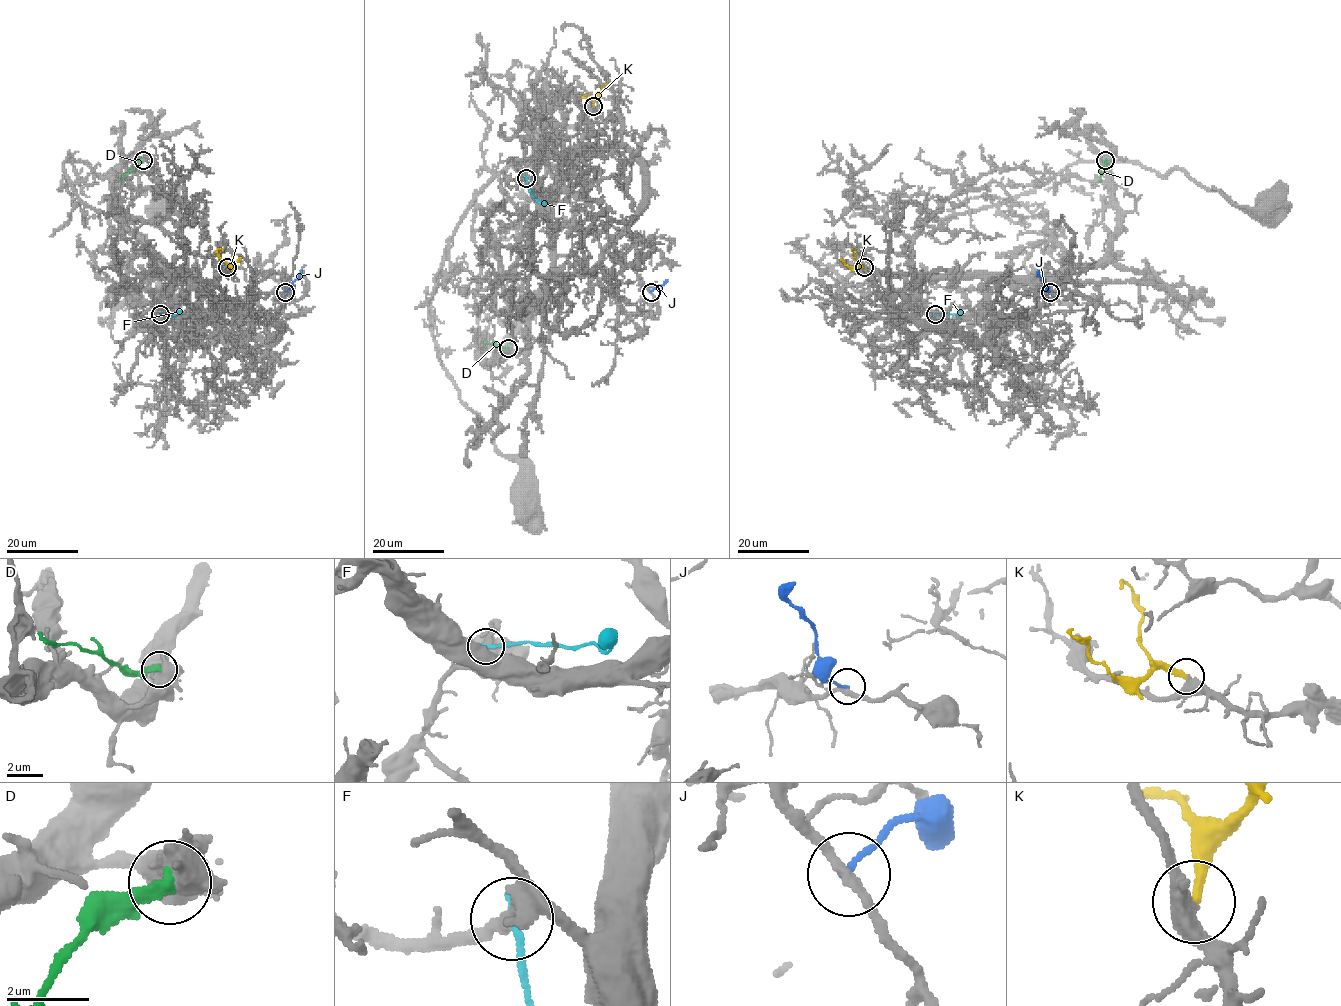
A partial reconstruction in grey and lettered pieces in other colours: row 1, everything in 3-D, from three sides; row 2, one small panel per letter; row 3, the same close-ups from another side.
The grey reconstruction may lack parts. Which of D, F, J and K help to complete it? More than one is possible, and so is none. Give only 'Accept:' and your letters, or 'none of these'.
Accept: K

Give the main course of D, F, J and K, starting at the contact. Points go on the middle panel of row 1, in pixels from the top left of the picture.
D: (508, 348), (502, 349), (484, 340)
F: (525, 177), (531, 194), (540, 202), (546, 202)
J: (651, 293), (667, 282)
K: (593, 106), (590, 97), (582, 96), (588, 93)

